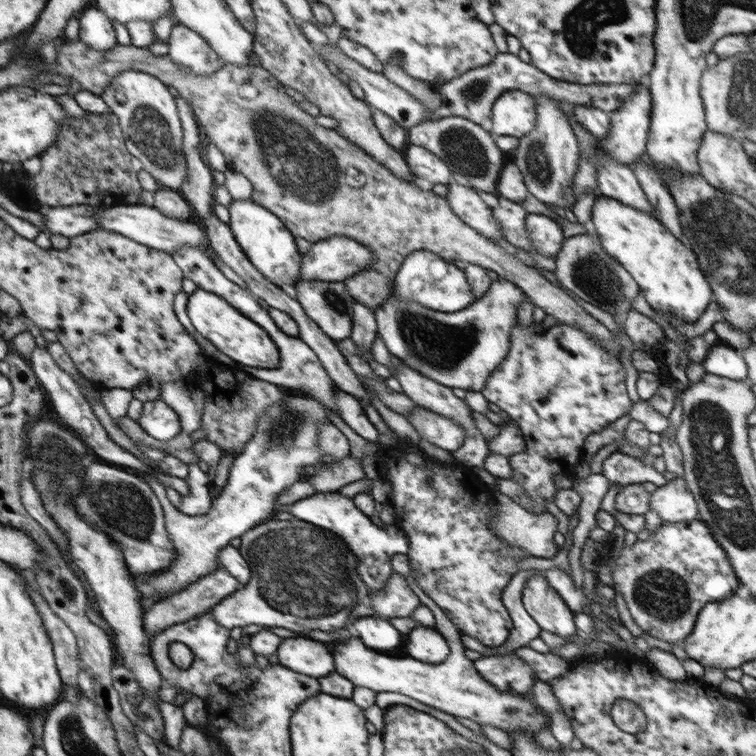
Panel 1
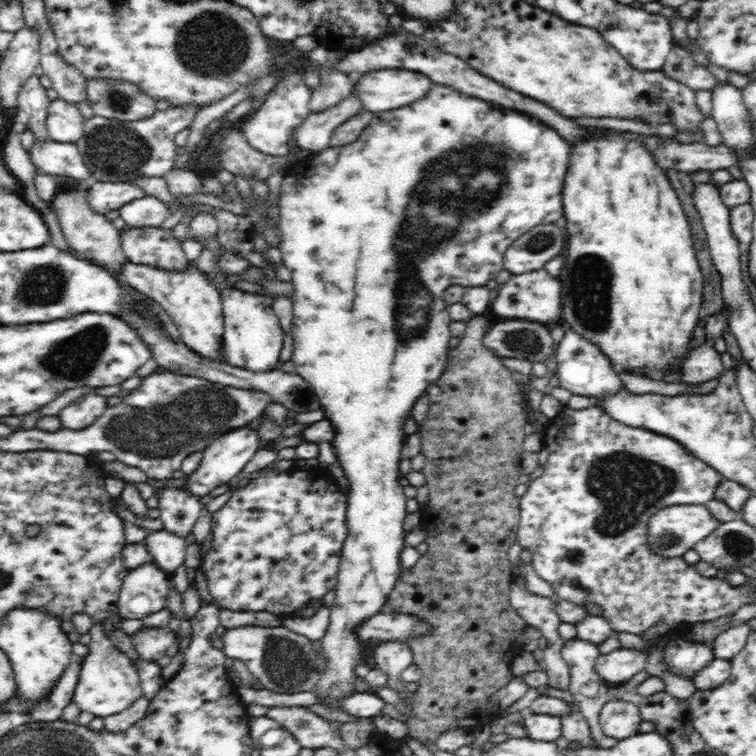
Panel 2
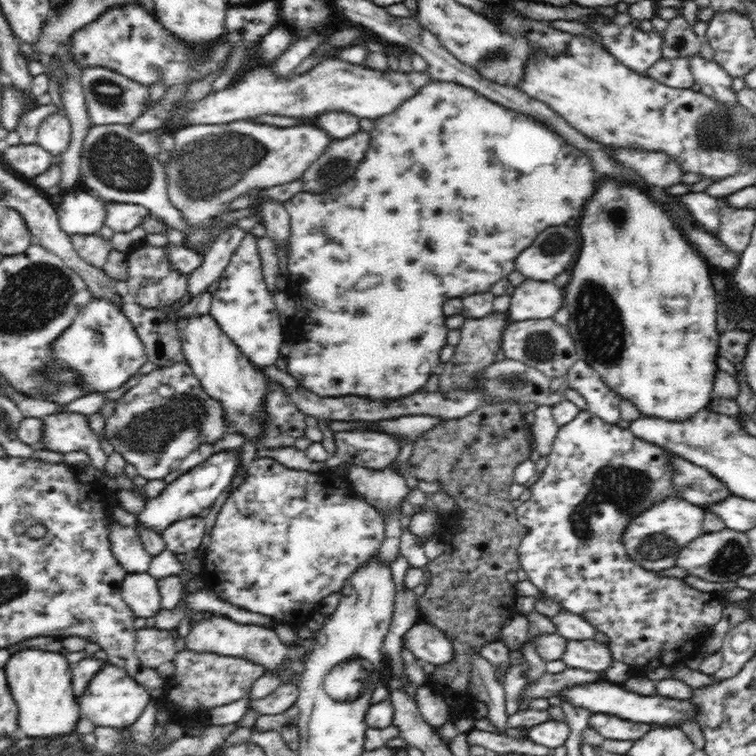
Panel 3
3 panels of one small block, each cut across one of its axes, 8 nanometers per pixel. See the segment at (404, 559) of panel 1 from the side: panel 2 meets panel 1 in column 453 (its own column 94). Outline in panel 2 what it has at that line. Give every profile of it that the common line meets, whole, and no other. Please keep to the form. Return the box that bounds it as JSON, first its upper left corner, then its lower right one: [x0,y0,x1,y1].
[73,624,143,718]

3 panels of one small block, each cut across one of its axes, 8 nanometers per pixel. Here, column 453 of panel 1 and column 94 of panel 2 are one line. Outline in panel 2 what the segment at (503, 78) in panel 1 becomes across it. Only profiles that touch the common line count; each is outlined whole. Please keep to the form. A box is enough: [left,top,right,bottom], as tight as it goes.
[86,79,157,122]

